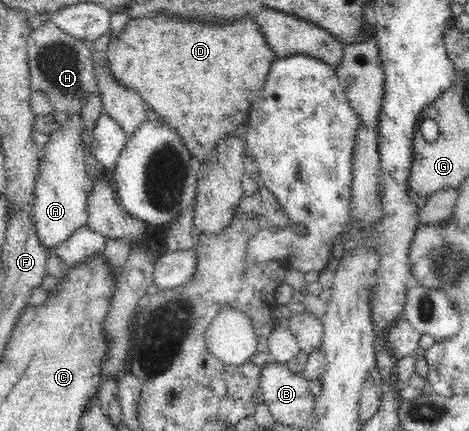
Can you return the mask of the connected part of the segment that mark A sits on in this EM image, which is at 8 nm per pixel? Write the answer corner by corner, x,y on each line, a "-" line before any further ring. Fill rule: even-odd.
80,113
59,117
60,127
51,133
48,142
42,147
43,160
40,162
39,173
35,181
35,198
32,208
32,221
37,229
40,244
55,253
66,239
78,229
88,225
88,173
84,164
87,153
82,140
82,123

